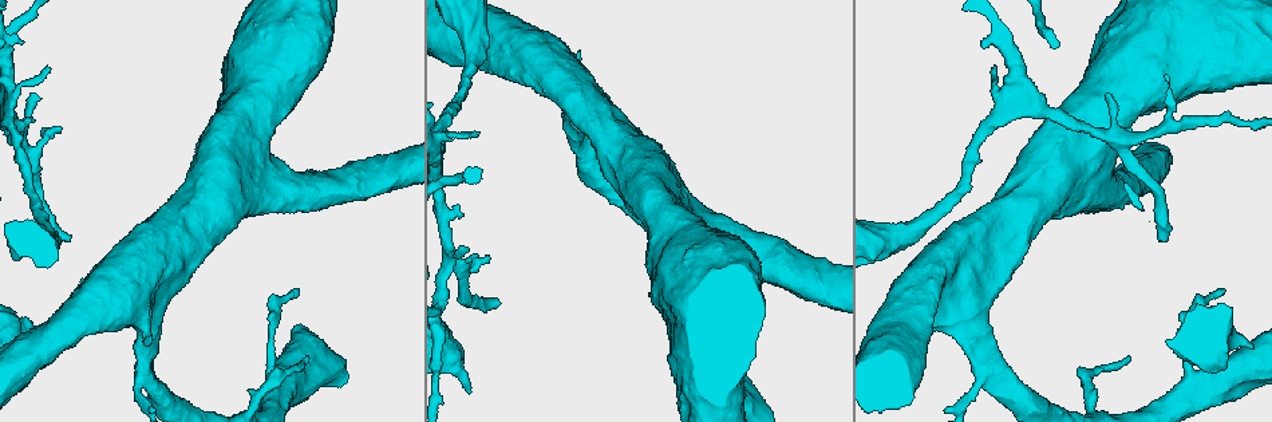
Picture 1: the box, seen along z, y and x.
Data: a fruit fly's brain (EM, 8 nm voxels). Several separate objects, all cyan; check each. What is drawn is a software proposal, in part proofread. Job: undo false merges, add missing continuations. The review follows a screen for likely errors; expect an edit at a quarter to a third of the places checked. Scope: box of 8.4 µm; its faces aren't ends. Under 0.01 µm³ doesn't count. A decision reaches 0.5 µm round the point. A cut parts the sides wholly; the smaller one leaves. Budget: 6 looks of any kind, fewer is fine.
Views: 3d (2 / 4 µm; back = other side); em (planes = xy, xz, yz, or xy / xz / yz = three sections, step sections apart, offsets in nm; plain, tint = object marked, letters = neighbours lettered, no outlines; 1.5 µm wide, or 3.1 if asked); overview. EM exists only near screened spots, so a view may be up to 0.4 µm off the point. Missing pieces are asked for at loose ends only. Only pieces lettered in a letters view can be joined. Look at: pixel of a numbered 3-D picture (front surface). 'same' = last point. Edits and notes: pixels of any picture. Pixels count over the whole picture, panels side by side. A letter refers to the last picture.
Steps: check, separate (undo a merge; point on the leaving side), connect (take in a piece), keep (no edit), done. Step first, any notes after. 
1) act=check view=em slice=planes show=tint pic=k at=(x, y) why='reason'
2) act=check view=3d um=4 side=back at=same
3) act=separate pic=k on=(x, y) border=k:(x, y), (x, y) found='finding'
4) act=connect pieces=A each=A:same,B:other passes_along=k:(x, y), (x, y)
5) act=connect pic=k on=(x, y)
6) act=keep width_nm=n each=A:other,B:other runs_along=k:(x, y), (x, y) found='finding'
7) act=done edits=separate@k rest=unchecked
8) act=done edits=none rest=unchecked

act=check view=em slice=planes show=letters pic=1 at=(468, 392) why='free end'

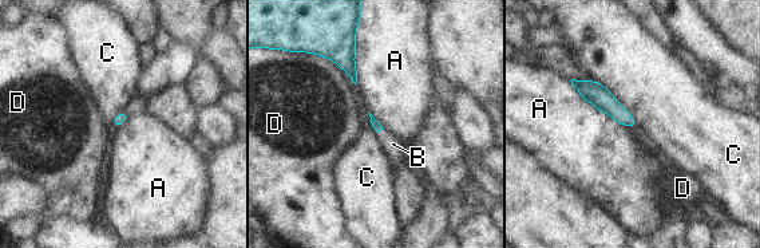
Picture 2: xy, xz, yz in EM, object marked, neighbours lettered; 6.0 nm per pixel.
act=connect pieces=B longest_contact=A:480nm each=A:other,B:same,C:other,D:other passes_along=2:(375, 124), (380, 130), (392, 144) found='it goes on there'

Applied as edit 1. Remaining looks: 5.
act=check view=em slice=planes show=letters pic=1 at=(461, 248) why='branch stops here'

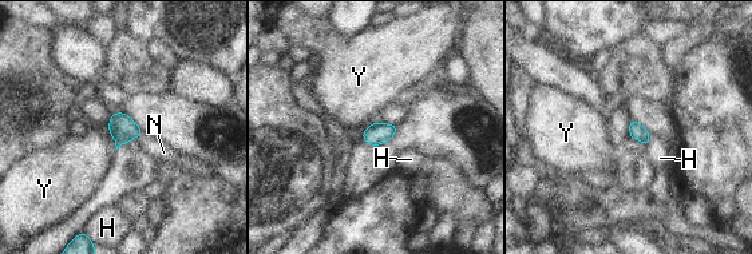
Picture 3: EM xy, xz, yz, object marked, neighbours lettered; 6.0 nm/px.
act=connect pieces=N longest_contact=Y:160nm each=H:other,N:same,Y:other passes_along=3:(122, 127), (139, 135), (163, 153) found='the neuron continues'

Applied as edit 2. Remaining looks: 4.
act=check view=overview why='see it whole again'

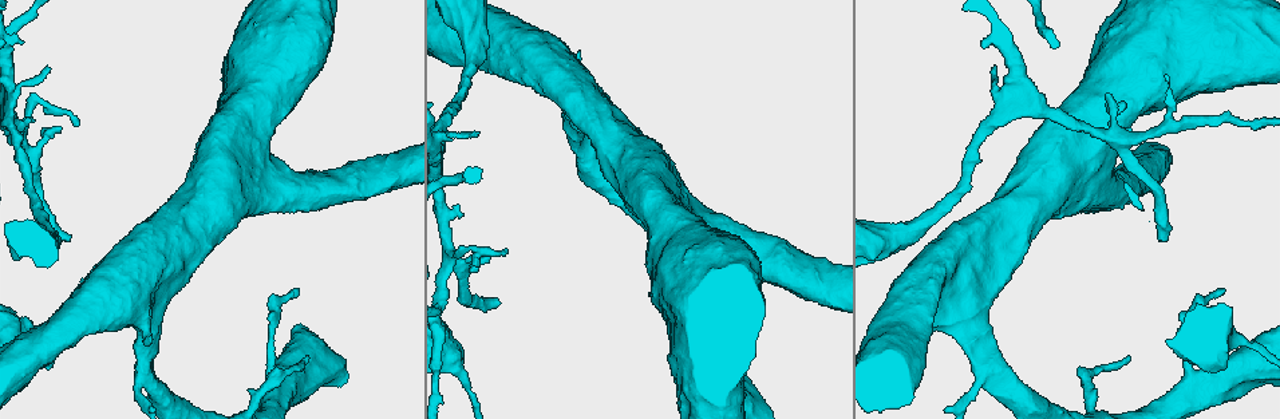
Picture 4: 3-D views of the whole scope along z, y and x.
act=check view=3d um=2 side=back pic=4 at=(308, 355) why='branch stops here'

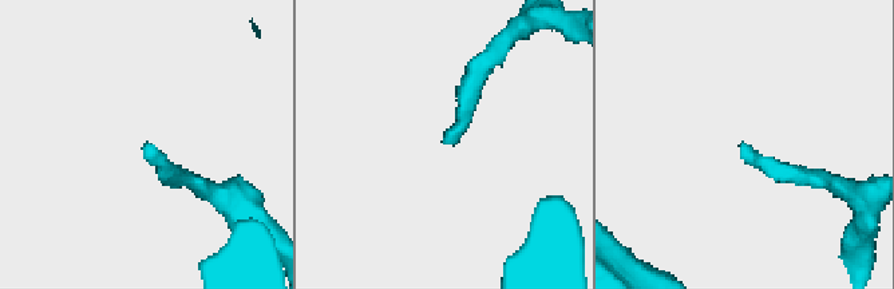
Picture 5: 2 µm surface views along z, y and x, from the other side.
act=check view=em slice=planes show=letters pic=5 at=(449, 141) why='need the tissue'

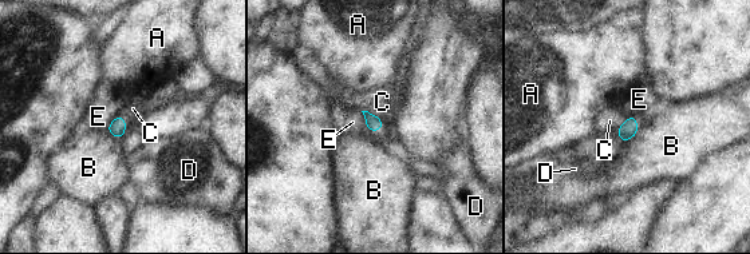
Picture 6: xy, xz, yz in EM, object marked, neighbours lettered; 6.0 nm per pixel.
act=keep each=A:other,B:other,C:other,D:other,E:other border=6:(360, 111), (367, 130) found='none of them fits'

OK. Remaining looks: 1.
act=done edits=connect@2,connect@3 rest=unchecked

